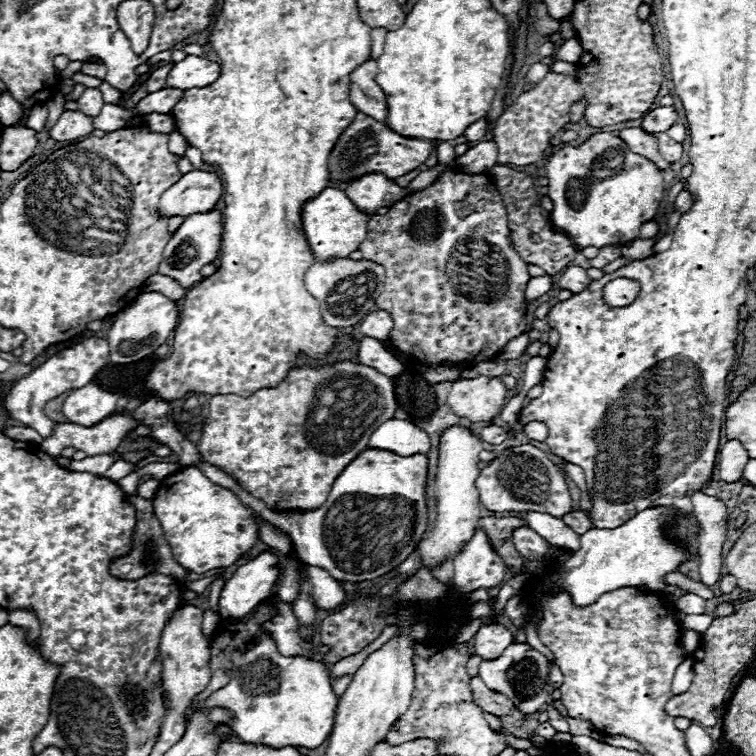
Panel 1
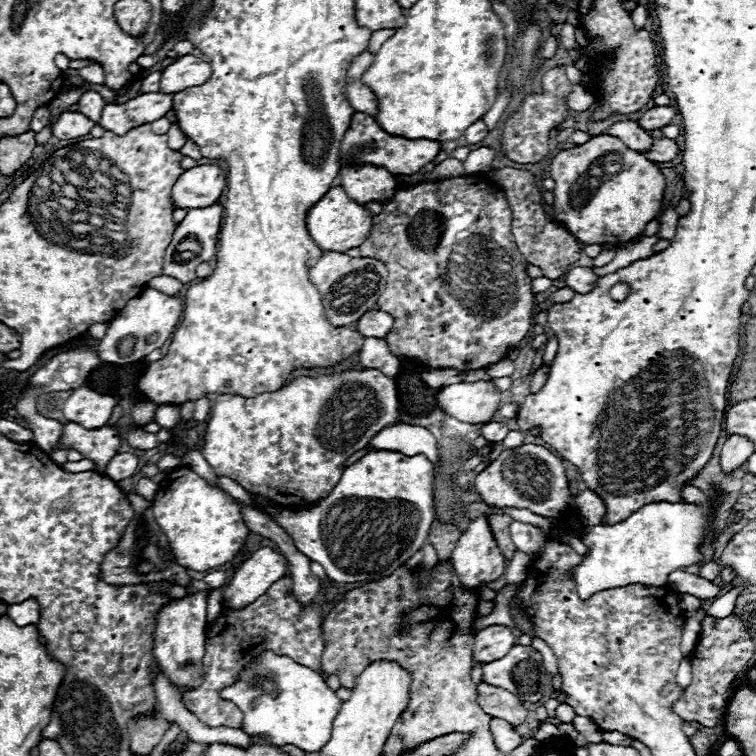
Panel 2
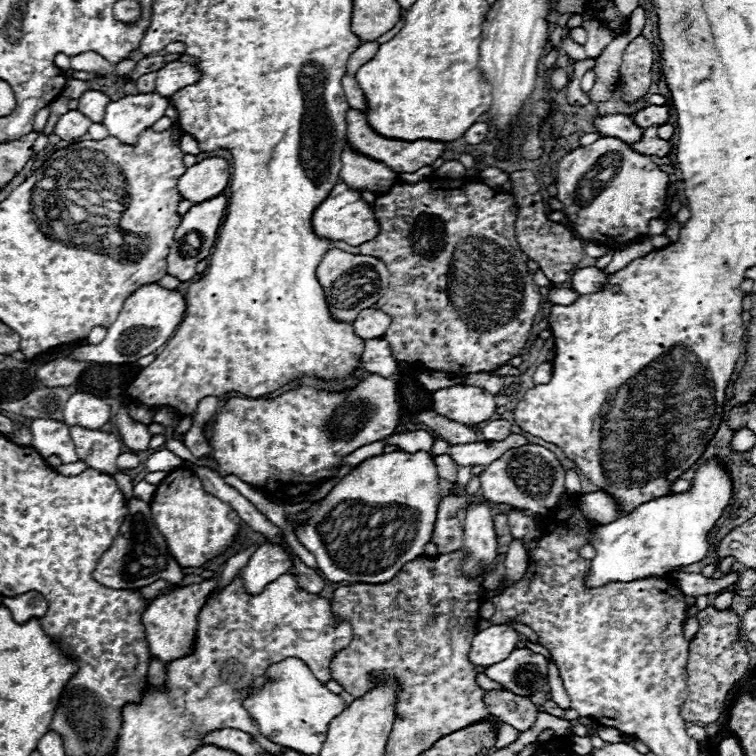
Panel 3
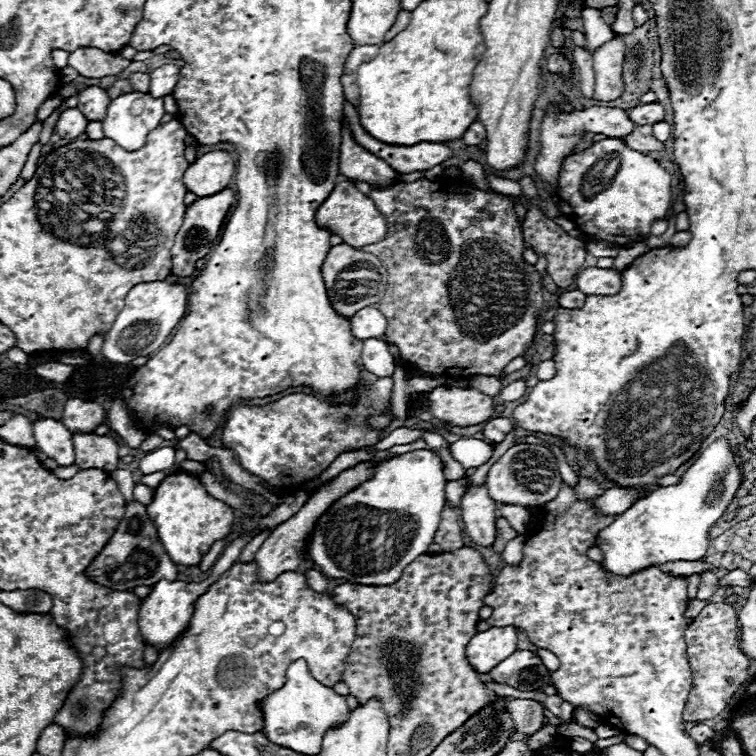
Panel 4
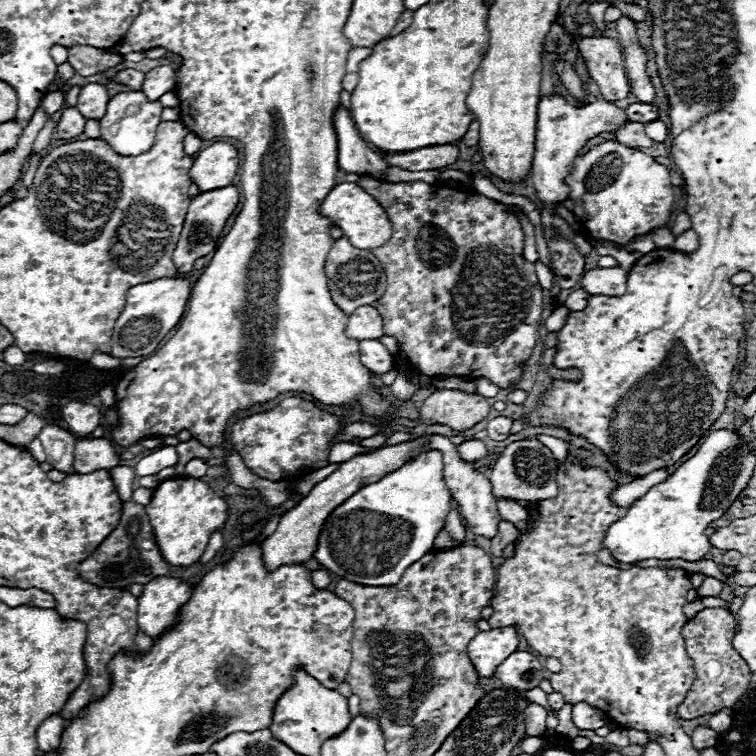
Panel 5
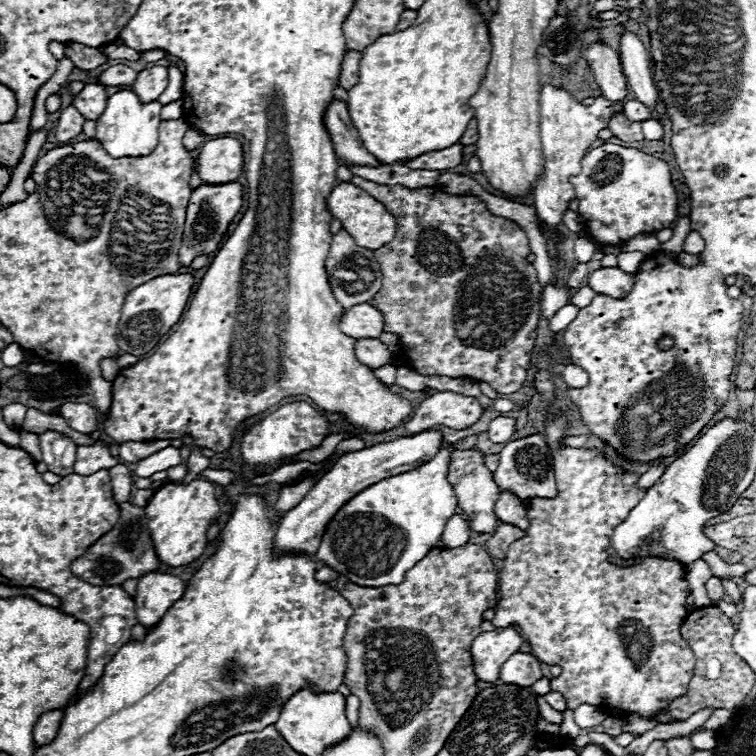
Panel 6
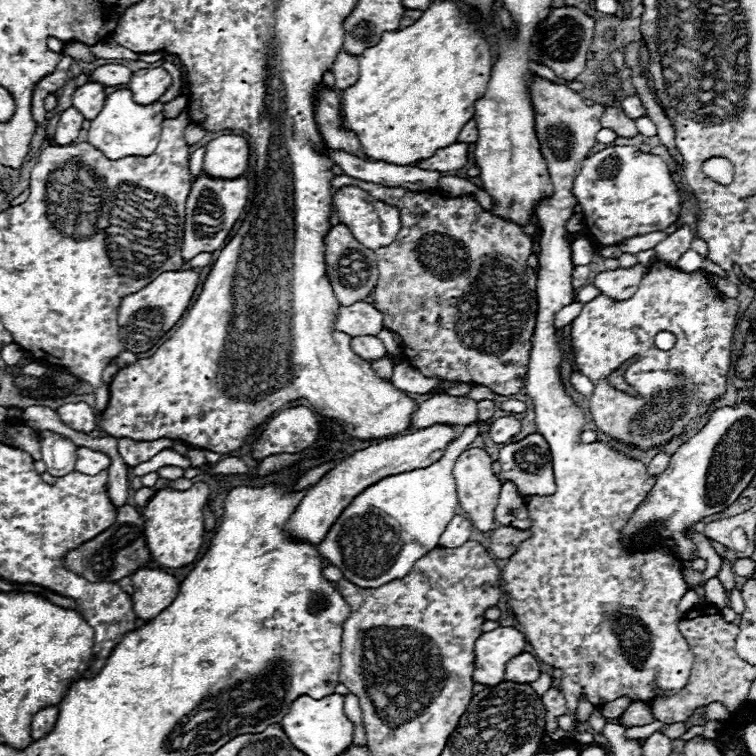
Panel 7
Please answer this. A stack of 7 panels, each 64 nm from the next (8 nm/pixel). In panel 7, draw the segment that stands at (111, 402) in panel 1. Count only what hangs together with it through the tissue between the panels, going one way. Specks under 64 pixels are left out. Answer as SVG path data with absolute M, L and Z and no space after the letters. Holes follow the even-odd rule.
M76 402L76 404L64 404L58 410L60 420L70 426L72 430L78 432L86 432L90 434L96 428L96 416L94 416L94 408L88 406L86 402Z

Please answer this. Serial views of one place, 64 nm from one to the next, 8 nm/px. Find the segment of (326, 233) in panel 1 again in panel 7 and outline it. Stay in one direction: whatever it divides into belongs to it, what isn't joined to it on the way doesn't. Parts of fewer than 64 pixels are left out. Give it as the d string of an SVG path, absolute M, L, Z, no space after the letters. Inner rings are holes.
M356 186L338 188L332 194L332 206L338 212L340 222L350 228L352 236L360 244L364 244L366 248L370 248L370 250L388 246L390 242L394 242L394 238L396 238L396 234L400 230L400 214L398 214L398 210L394 206L388 206L388 204L372 198L368 192L356 188Z

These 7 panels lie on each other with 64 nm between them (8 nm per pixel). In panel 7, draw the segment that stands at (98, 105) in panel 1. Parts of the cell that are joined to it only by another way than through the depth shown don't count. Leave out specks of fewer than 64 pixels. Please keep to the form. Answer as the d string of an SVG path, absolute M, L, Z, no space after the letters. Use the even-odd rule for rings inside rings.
M88 82L84 86L80 86L74 94L72 94L72 106L82 112L82 116L86 120L94 120L104 106L106 94L104 94L104 86L98 82Z

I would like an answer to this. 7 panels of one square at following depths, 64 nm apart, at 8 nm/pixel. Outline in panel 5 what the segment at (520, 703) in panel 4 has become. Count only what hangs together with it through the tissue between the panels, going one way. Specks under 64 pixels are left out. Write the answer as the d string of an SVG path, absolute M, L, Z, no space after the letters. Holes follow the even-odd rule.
M530 702L524 708L524 726L526 726L526 734L528 736L542 734L544 728L546 728L546 710L540 704Z

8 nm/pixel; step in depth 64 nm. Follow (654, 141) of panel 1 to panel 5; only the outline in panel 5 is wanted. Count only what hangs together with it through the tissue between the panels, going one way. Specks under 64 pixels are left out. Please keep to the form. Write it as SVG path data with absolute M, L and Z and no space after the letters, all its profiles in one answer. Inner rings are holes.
M542 96L538 106L538 130L536 130L536 152L532 162L532 182L538 190L538 198L542 204L552 212L556 202L562 202L568 198L570 188L564 184L564 176L570 172L574 158L578 156L580 148L586 144L586 140L610 132L614 134L620 126L624 126L626 112L612 102L606 102L604 98L596 96L596 102L590 106L572 106L560 96Z

